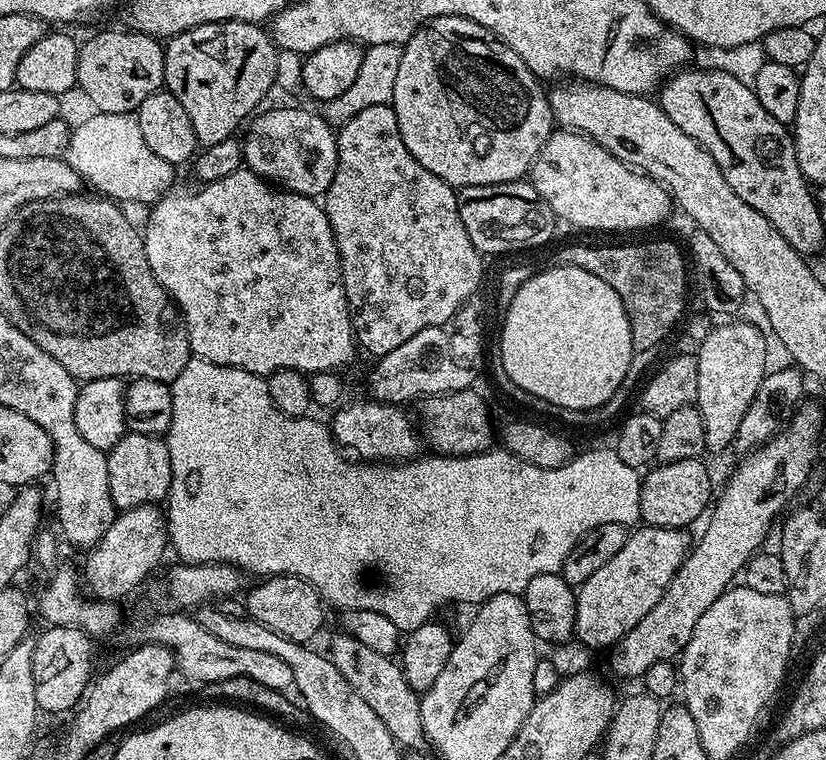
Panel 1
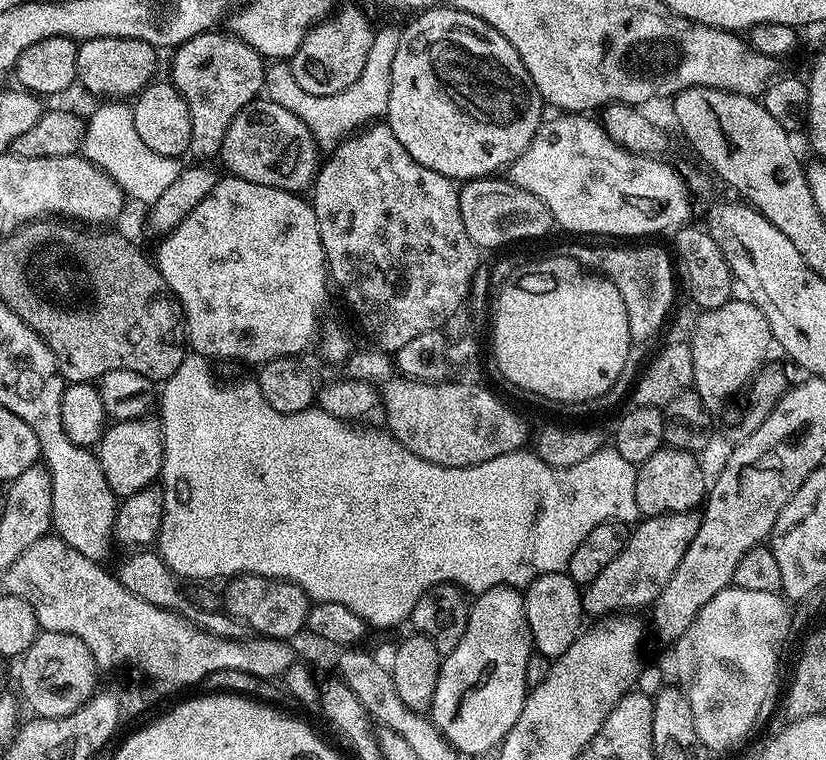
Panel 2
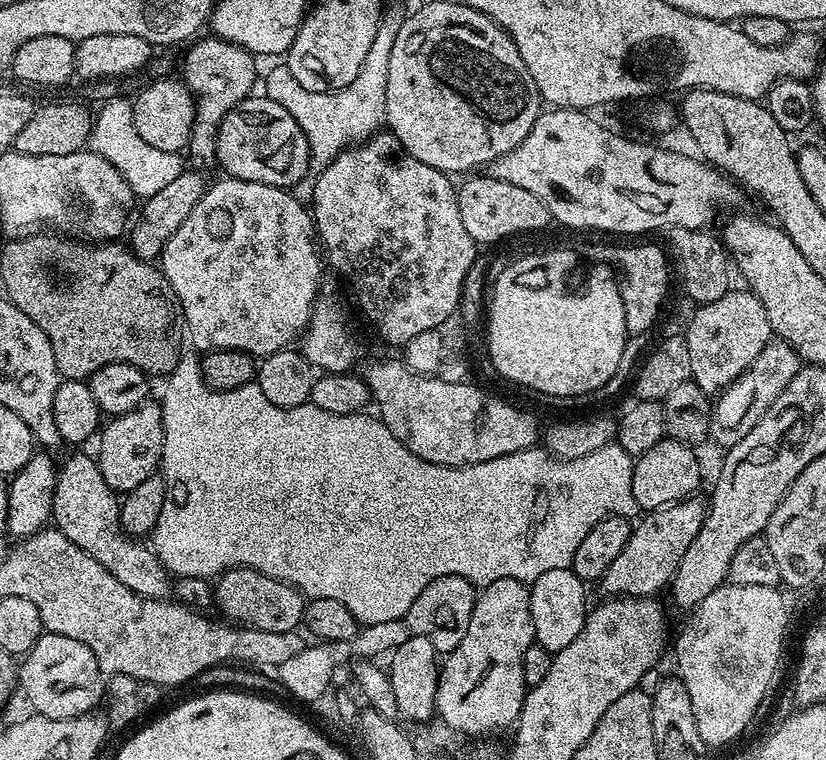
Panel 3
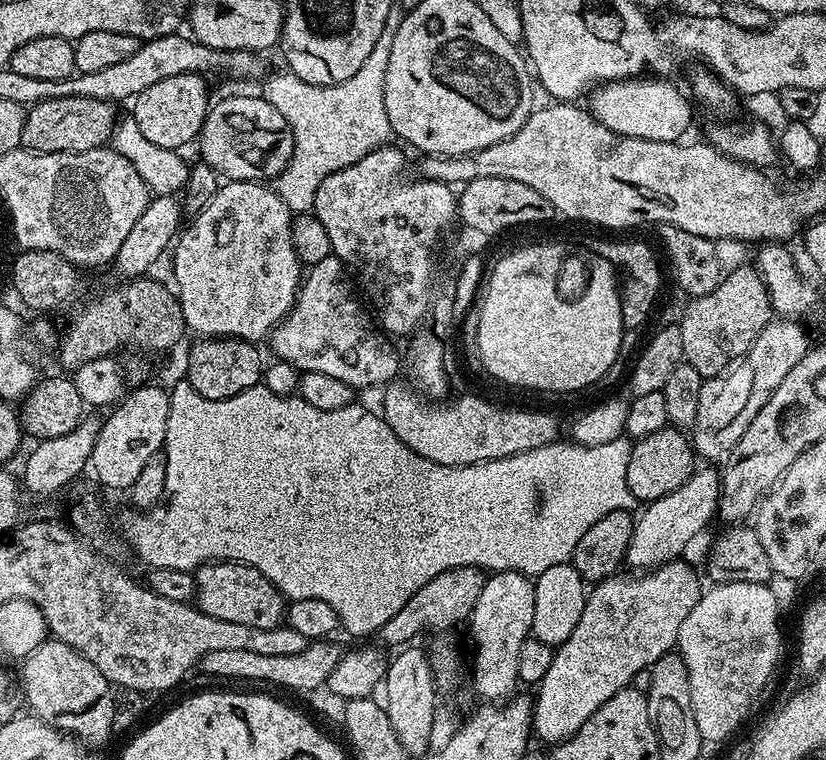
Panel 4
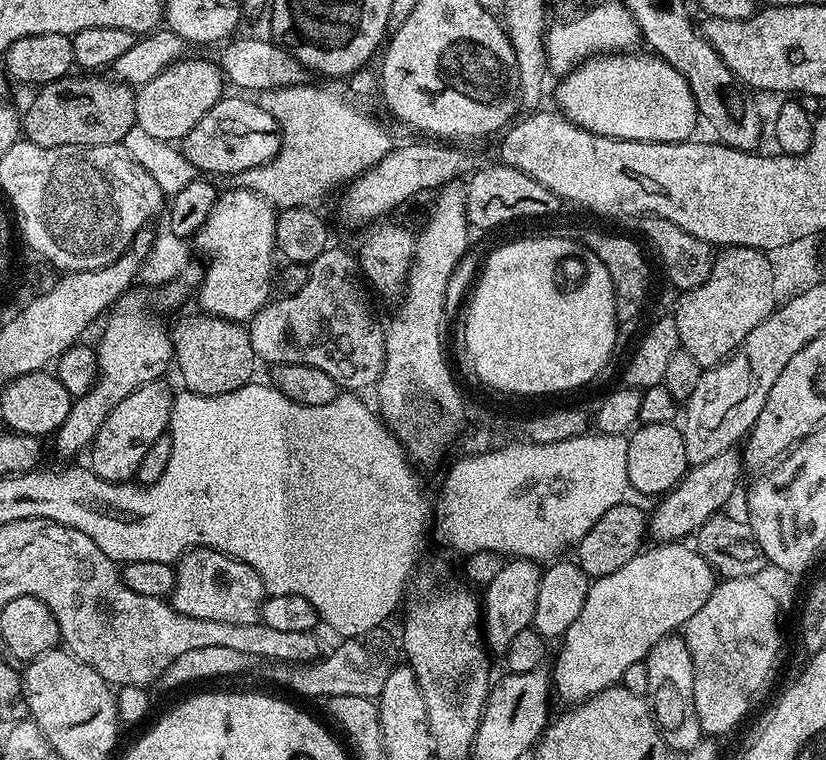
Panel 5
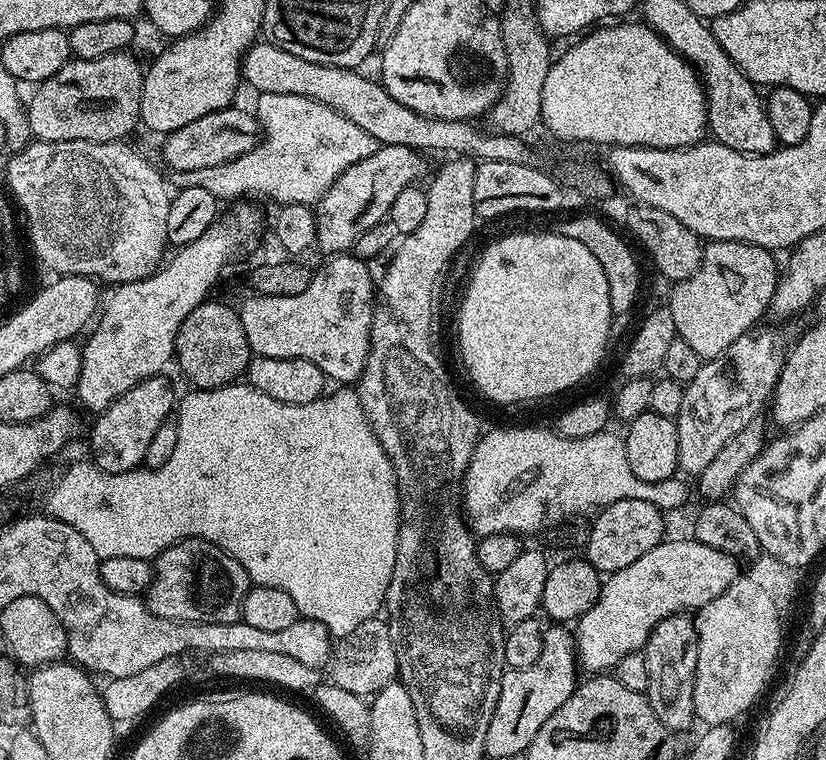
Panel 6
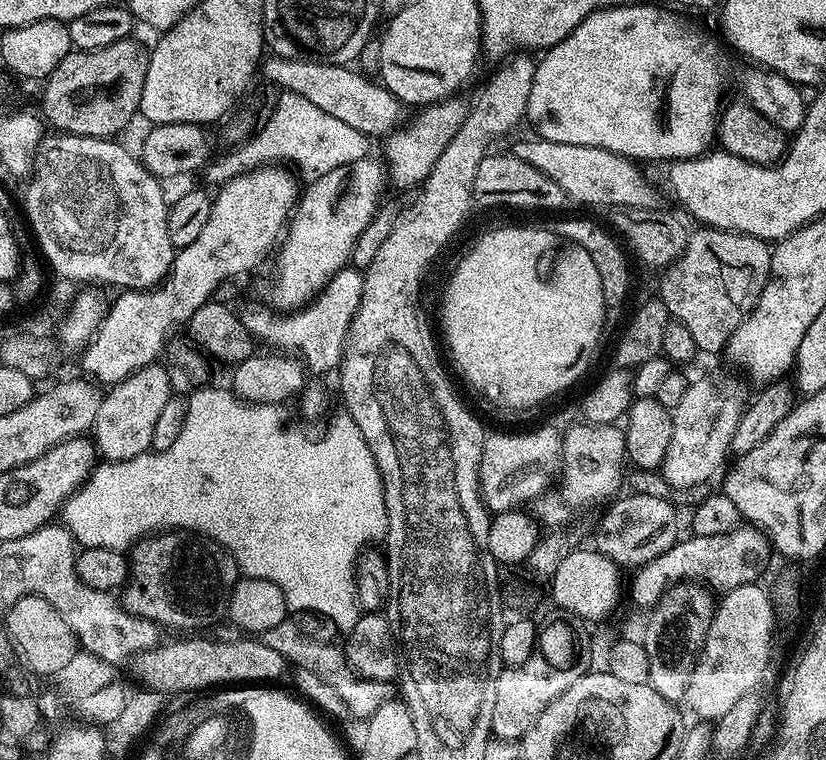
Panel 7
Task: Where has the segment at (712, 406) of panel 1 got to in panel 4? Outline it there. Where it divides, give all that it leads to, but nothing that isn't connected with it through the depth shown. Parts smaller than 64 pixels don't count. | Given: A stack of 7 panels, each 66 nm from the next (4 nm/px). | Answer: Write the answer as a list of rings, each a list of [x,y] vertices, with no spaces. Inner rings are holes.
[[[754,266],[727,273],[710,294],[689,299],[679,330],[684,360],[702,377],[719,376],[750,350],[754,338],[774,319],[768,288]]]

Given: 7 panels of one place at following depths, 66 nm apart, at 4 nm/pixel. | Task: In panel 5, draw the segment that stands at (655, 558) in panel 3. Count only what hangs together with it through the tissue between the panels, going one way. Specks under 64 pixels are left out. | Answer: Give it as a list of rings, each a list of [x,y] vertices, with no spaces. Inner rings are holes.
[[[736,450],[717,454],[715,458],[710,458],[710,462],[691,465],[679,484],[651,509],[648,521],[651,539],[656,542],[683,541],[696,533],[709,518],[723,513],[740,484],[740,472],[742,456]]]

